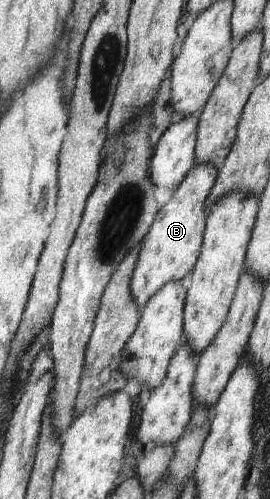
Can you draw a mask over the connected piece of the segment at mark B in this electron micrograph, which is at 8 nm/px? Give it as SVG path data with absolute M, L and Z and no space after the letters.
M193 165L182 182L173 190L171 198L157 210L144 240L138 248L137 264L130 277L130 294L141 309L149 298L156 294L167 282L187 279L201 249L201 242L207 212L204 200L213 187L217 175L215 166Z

